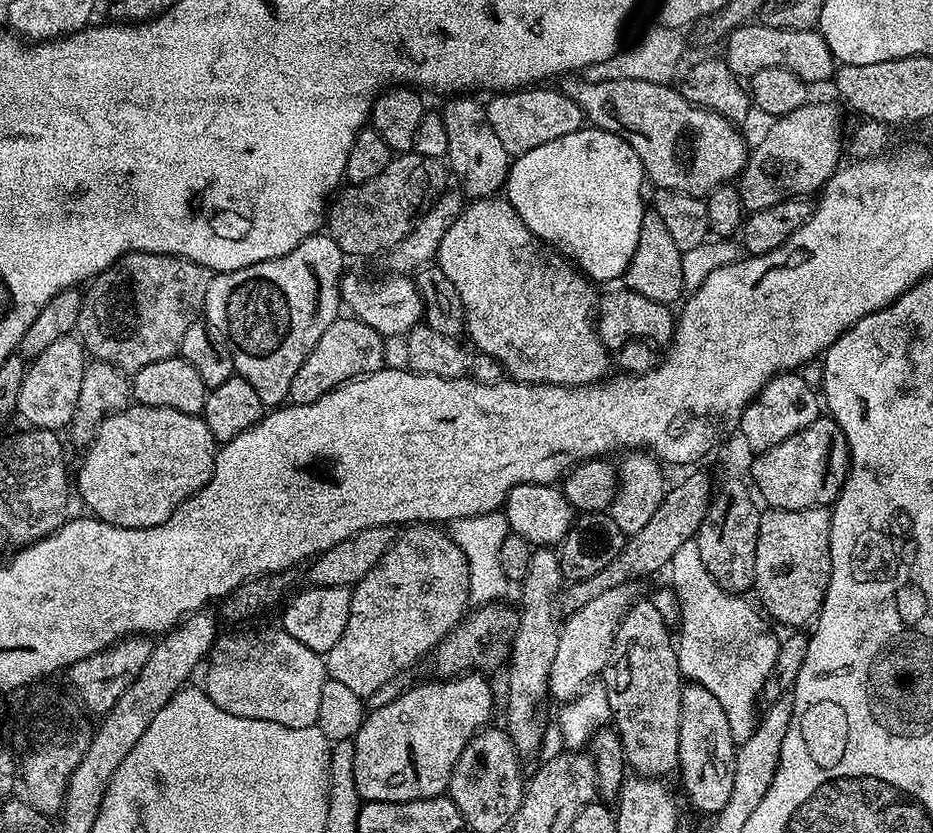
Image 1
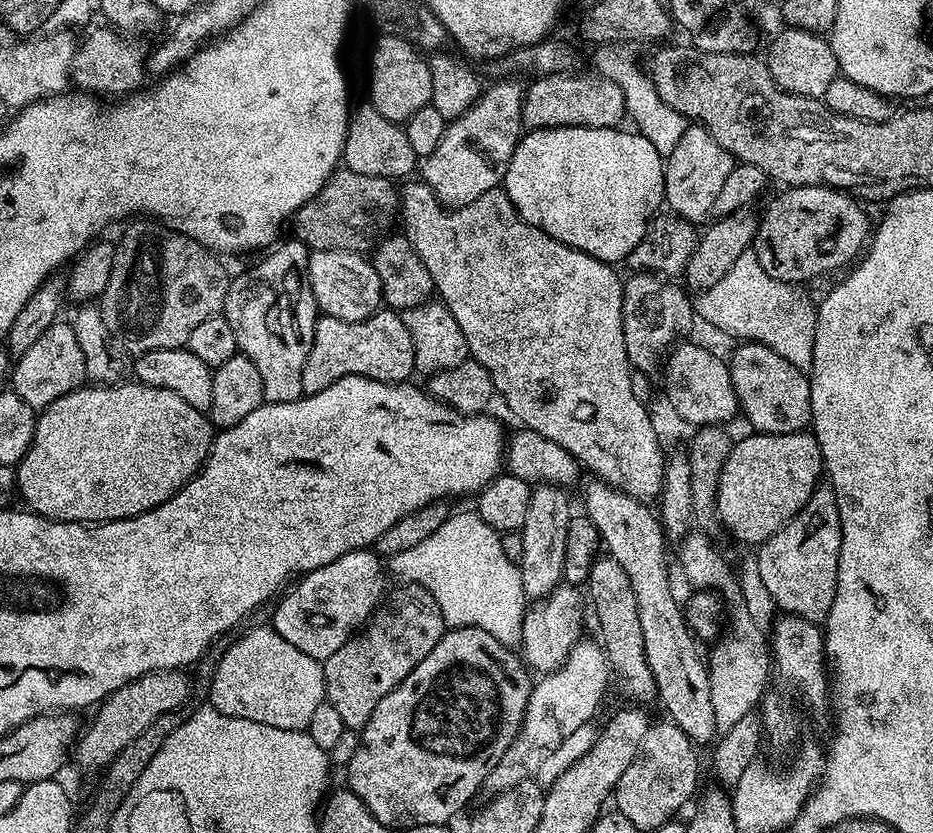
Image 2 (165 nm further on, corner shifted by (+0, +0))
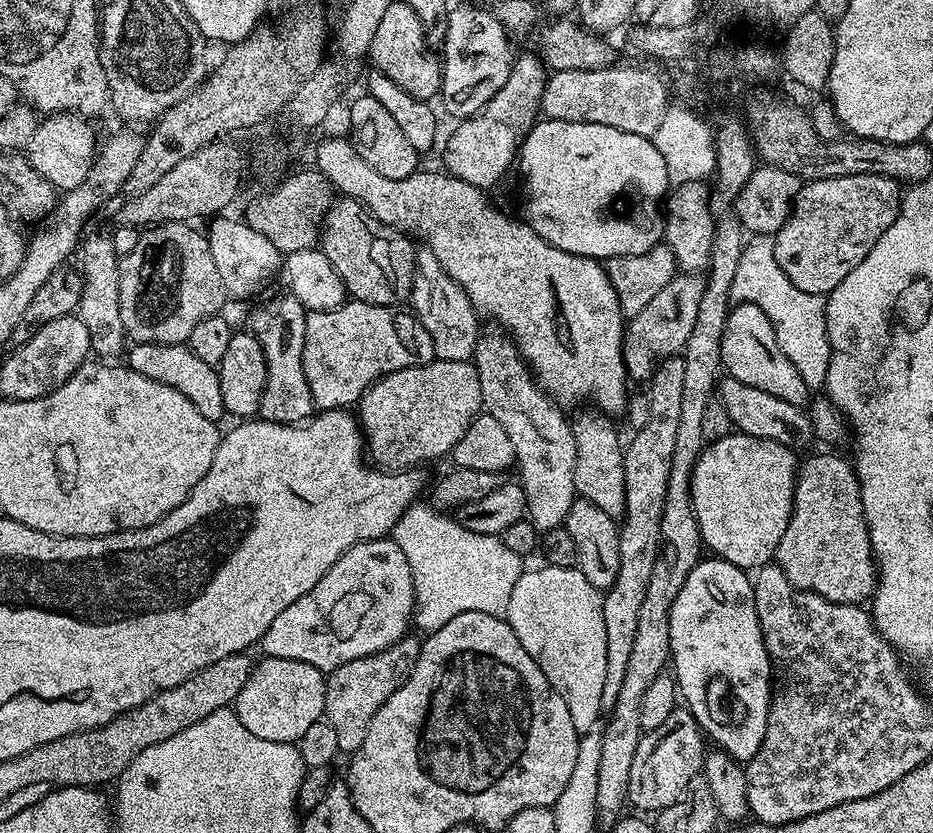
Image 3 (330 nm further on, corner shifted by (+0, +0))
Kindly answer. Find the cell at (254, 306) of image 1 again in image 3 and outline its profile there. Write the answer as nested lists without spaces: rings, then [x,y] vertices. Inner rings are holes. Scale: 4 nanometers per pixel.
[[[290,294],[283,295],[258,305],[253,310],[247,327],[262,346],[268,371],[258,413],[259,419],[275,424],[298,424],[309,419],[314,412],[310,386],[306,386],[306,370],[302,370],[306,310],[300,305],[298,298]]]

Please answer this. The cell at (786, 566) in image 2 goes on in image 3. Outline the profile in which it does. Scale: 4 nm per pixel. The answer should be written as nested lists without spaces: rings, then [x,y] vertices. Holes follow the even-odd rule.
[[[812,456],[805,462],[805,464],[803,461],[803,463],[799,465],[796,474],[794,502],[792,503],[792,517],[786,526],[786,534],[782,534],[782,542],[778,542],[774,562],[780,567],[782,574],[786,574],[786,578],[790,578],[790,582],[794,586],[798,586],[802,590],[810,590],[814,594],[818,594],[830,602],[863,605],[865,602],[871,601],[872,594],[876,590],[876,577],[878,573],[876,570],[876,562],[872,559],[870,534],[868,533],[868,527],[866,526],[864,507],[862,506],[862,498],[860,497],[860,483],[856,477],[856,469],[851,463],[849,463],[849,461],[847,464],[847,462],[840,456]]]

